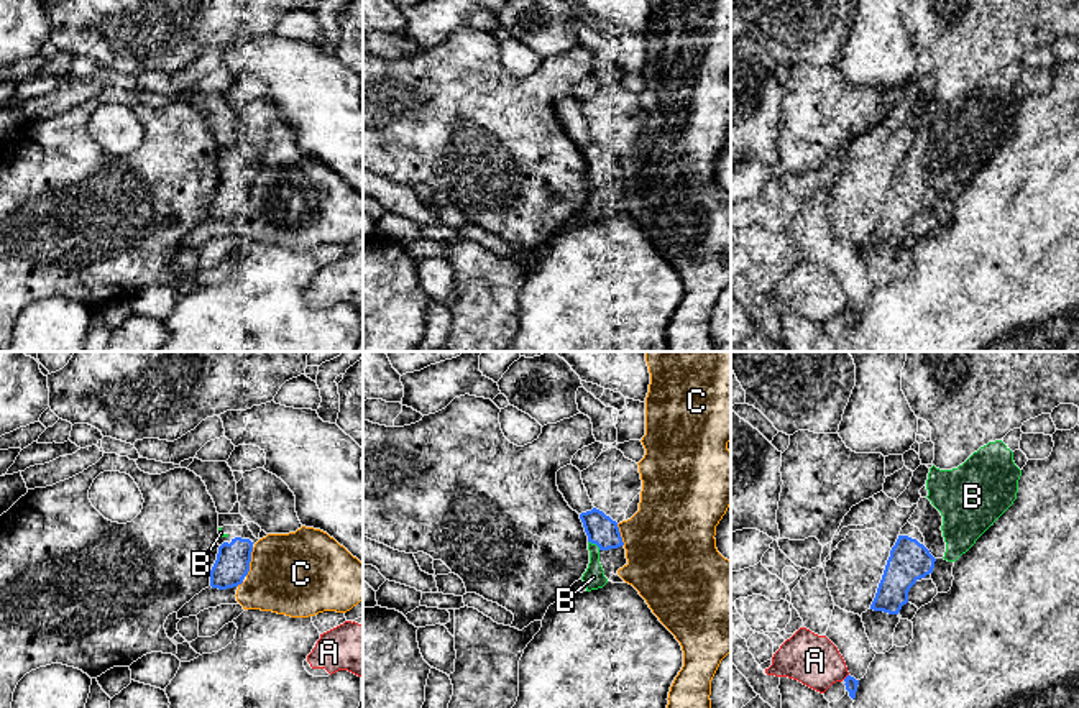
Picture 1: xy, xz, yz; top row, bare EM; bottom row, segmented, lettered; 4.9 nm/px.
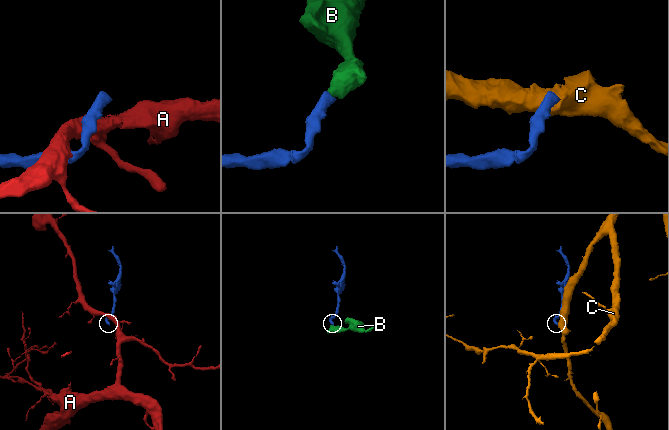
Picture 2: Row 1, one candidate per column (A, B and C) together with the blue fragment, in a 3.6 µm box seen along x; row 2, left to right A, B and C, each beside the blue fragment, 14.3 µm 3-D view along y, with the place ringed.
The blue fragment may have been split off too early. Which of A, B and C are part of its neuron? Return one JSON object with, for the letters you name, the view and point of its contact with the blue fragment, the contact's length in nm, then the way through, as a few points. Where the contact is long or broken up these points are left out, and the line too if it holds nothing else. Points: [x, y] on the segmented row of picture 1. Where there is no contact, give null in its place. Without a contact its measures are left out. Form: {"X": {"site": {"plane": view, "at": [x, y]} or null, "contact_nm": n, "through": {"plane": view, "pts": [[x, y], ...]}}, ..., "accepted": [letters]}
{"B": {"site": {"plane": "xz", "at": [595, 542]}, "contact_nm": 80}, "accepted": ["B"]}

